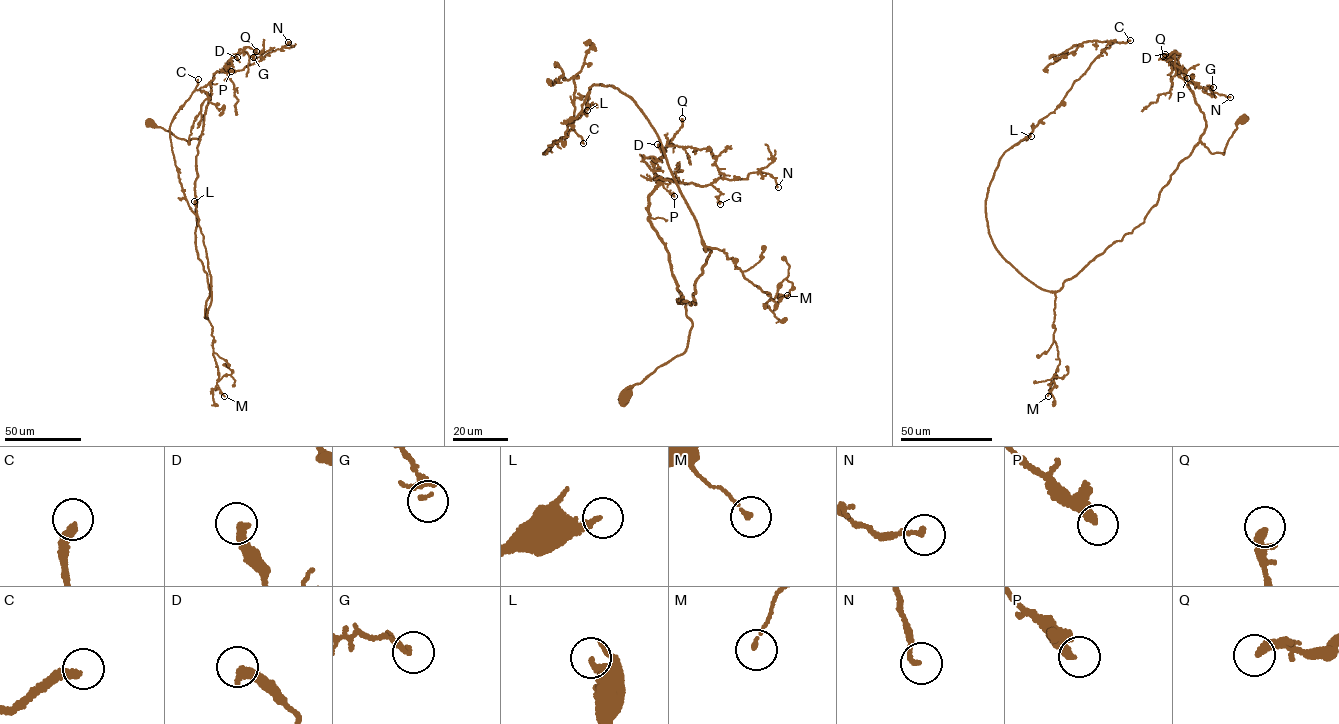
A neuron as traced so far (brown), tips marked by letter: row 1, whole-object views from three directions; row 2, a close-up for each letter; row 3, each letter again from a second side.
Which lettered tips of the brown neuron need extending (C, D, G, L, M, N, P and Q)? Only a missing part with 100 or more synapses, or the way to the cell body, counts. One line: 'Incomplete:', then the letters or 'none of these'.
Incomplete: C

